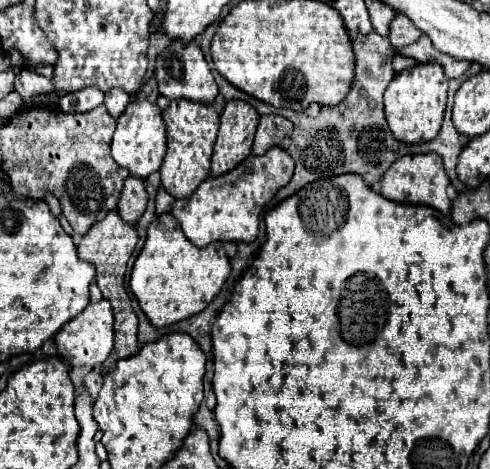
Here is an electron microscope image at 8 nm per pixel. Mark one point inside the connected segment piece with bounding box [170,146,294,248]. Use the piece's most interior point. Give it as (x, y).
(225, 208)

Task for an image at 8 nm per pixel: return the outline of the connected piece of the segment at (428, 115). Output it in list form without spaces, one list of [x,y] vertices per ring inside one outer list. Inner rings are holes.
[[[416,64],[412,68],[404,68],[402,72],[398,72],[384,92],[386,120],[392,134],[398,140],[410,144],[432,140],[442,126],[446,110],[446,92],[448,78],[444,76],[444,68],[440,68],[440,64]]]

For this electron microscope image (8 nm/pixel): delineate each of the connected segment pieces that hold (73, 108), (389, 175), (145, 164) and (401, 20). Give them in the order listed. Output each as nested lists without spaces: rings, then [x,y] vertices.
[[[84,88],[74,94],[64,94],[60,98],[62,112],[90,112],[104,102],[104,94],[98,88]]]
[[[406,154],[400,160],[396,160],[392,164],[392,168],[388,168],[388,172],[384,172],[382,180],[382,196],[394,202],[402,202],[402,204],[424,204],[424,206],[432,206],[444,214],[450,212],[450,198],[446,194],[448,188],[448,176],[444,172],[442,160],[436,154]]]
[[[146,100],[130,102],[128,108],[118,118],[118,126],[112,140],[112,158],[136,178],[146,178],[148,174],[160,170],[166,152],[166,128],[160,116],[160,108]]]
[[[396,14],[396,18],[392,20],[392,26],[390,26],[390,42],[396,46],[396,48],[404,48],[404,44],[412,44],[420,38],[420,30],[414,28],[414,24],[406,18],[406,16],[400,16]]]

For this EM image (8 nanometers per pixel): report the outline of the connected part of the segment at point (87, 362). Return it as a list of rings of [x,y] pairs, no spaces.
[[[100,300],[96,304],[88,304],[84,312],[74,316],[60,332],[54,336],[58,356],[70,364],[70,366],[100,366],[108,354],[112,352],[112,342],[114,342],[114,316],[112,316],[112,306],[108,300]]]

